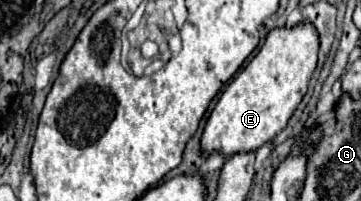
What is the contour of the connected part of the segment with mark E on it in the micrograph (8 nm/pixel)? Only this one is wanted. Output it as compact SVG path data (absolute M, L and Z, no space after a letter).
M308 21L296 27L272 29L256 57L220 95L202 133L202 151L234 155L256 151L260 145L272 141L286 127L294 109L306 95L308 81L316 69L318 45L318 31Z

